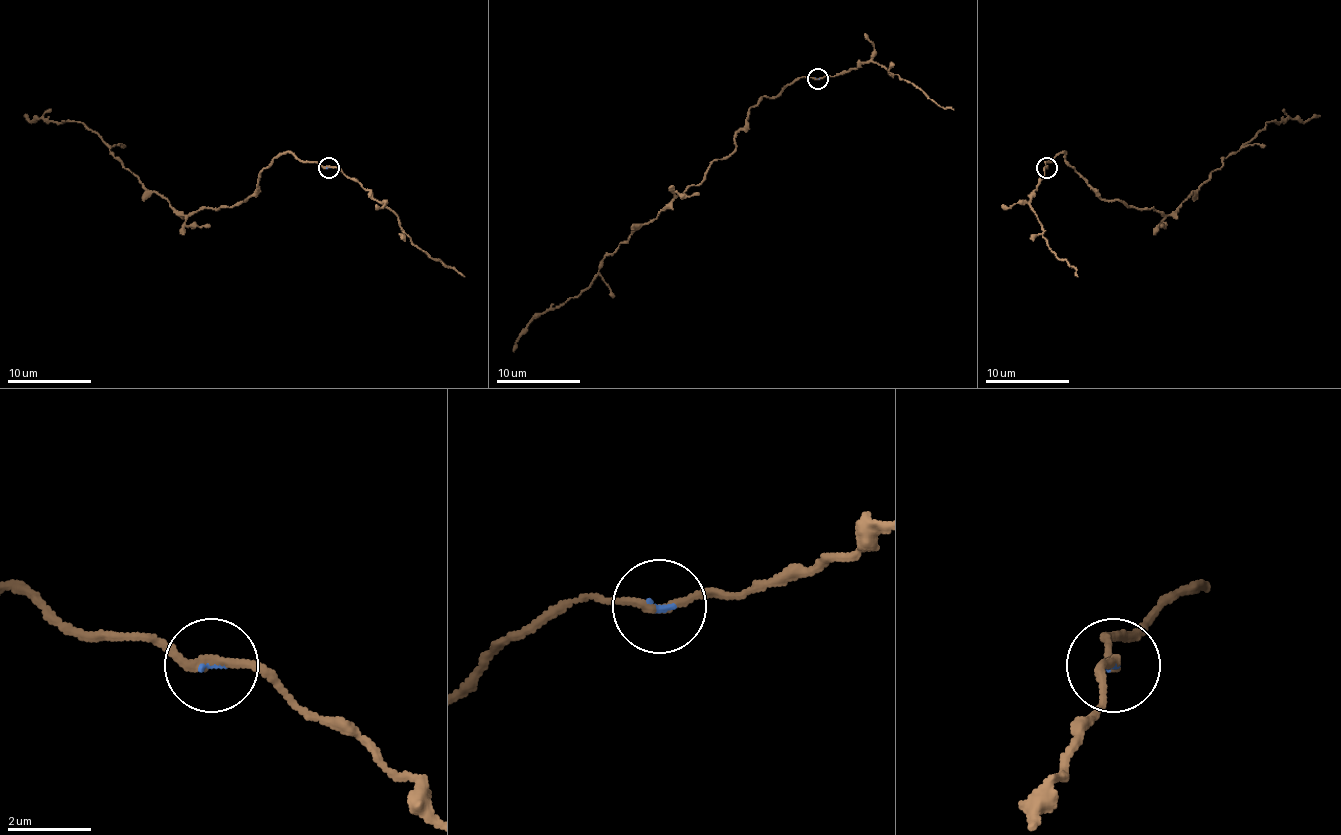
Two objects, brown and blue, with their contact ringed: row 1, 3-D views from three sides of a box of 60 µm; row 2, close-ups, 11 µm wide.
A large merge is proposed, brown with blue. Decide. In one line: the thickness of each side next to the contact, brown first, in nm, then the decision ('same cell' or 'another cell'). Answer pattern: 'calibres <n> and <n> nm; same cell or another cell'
calibres 200 and 60 nm; same cell

